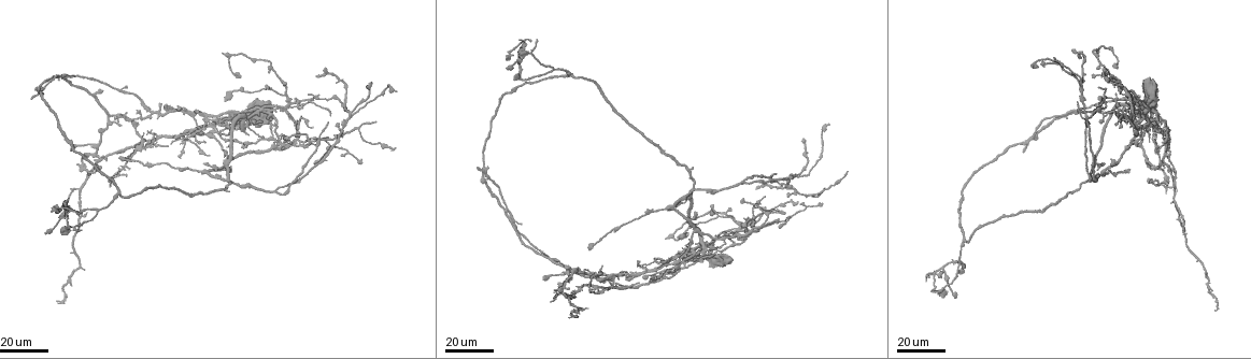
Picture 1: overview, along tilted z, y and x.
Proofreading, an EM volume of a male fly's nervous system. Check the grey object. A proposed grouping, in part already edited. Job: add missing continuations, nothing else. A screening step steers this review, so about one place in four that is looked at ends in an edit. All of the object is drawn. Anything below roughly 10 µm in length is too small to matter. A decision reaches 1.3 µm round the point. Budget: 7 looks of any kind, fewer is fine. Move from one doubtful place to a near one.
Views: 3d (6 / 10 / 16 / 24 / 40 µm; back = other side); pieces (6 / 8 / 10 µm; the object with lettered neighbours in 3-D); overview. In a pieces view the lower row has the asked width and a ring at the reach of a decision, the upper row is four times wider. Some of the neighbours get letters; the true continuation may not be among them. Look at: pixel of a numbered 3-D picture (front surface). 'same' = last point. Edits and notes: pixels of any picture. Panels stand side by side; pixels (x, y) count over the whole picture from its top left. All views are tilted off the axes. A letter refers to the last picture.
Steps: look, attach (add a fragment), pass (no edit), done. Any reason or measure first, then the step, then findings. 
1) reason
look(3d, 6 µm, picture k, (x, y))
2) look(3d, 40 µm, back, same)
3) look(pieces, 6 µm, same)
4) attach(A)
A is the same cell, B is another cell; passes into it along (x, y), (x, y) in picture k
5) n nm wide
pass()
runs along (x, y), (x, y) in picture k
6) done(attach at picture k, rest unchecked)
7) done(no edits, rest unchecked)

an open end
look(3d, 24 µm, picture 1, (374, 121))

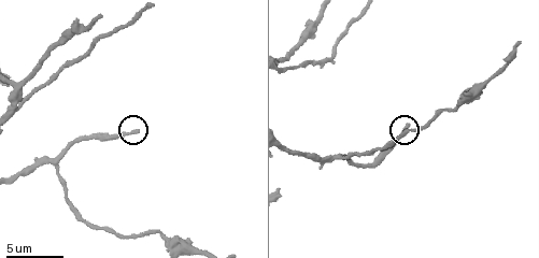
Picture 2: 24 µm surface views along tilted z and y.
look(pieces, 8 µm, picture 2, (407, 125))

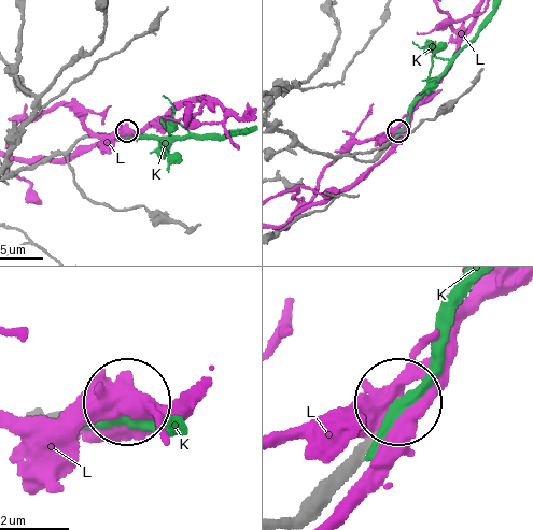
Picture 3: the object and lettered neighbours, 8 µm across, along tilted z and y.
pass()
K and L are other cells; runs along (280, 518), (396, 407) in picture 3; no lettered fragment goes on from it

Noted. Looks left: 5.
an open end
look(3d, 6 µm, picture 2, (520, 43))

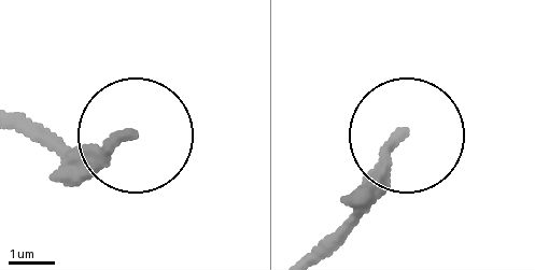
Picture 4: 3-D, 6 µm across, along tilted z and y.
see the neighbours
look(pieces, 8 µm, picture 4, (399, 135))

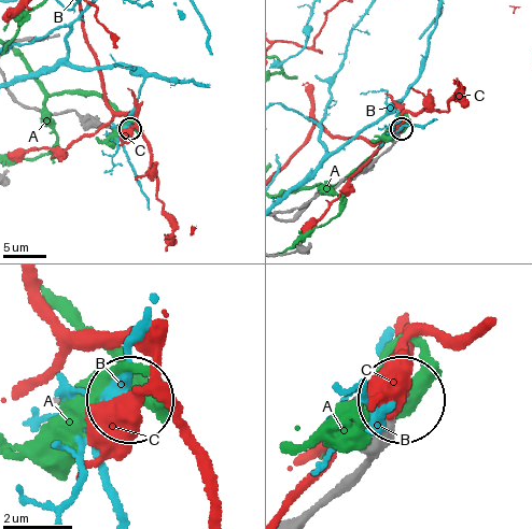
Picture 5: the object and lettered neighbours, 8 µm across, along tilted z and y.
200 nm wide
pass()
A, B and C are other cells; none of them fits

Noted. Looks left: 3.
free end
look(3d, 40 µm, picture 1, (1160, 128))

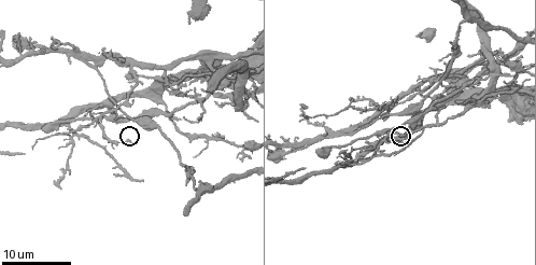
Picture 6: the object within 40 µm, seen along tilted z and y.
look(pieces, 10 µm, picture 6, (405, 133))

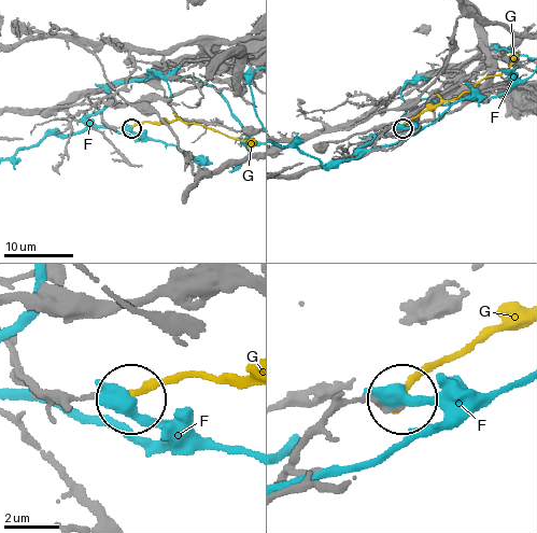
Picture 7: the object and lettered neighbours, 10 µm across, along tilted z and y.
pass()
F and G are other cells; runs along (15, 368), (43, 389), (127, 400) in picture 7; none of them fits

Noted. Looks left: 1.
done(no edits, rest unchecked)

